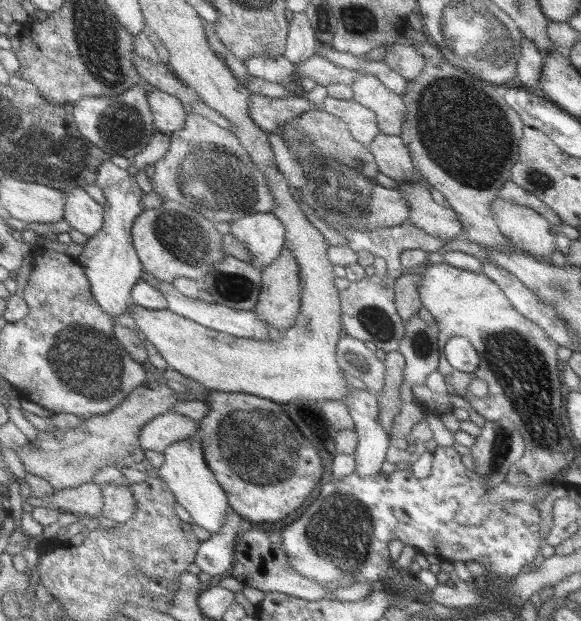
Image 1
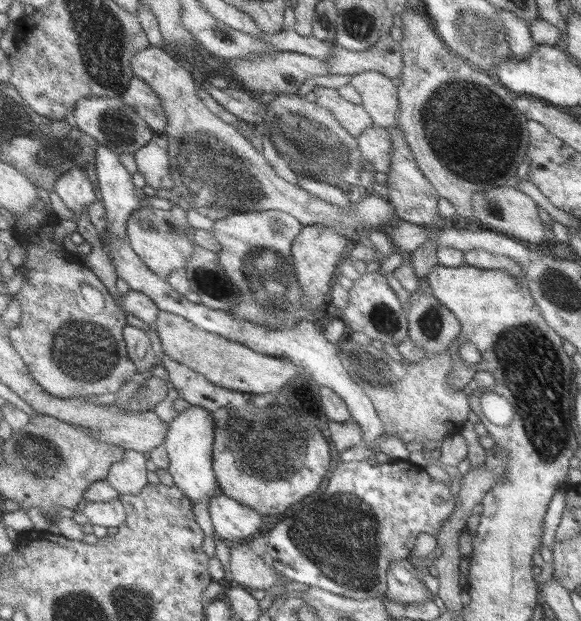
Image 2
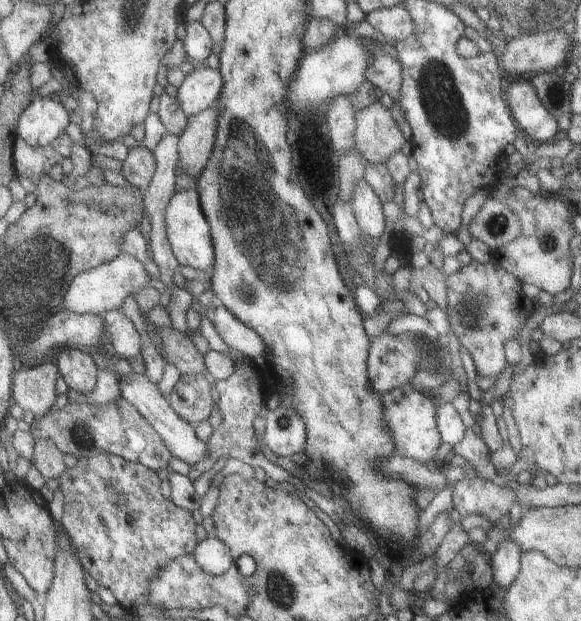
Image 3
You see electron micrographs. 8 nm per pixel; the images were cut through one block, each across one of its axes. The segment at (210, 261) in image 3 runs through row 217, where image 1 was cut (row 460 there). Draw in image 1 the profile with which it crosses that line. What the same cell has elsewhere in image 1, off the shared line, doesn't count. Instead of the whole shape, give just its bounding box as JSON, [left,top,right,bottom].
[158,436,229,534]

